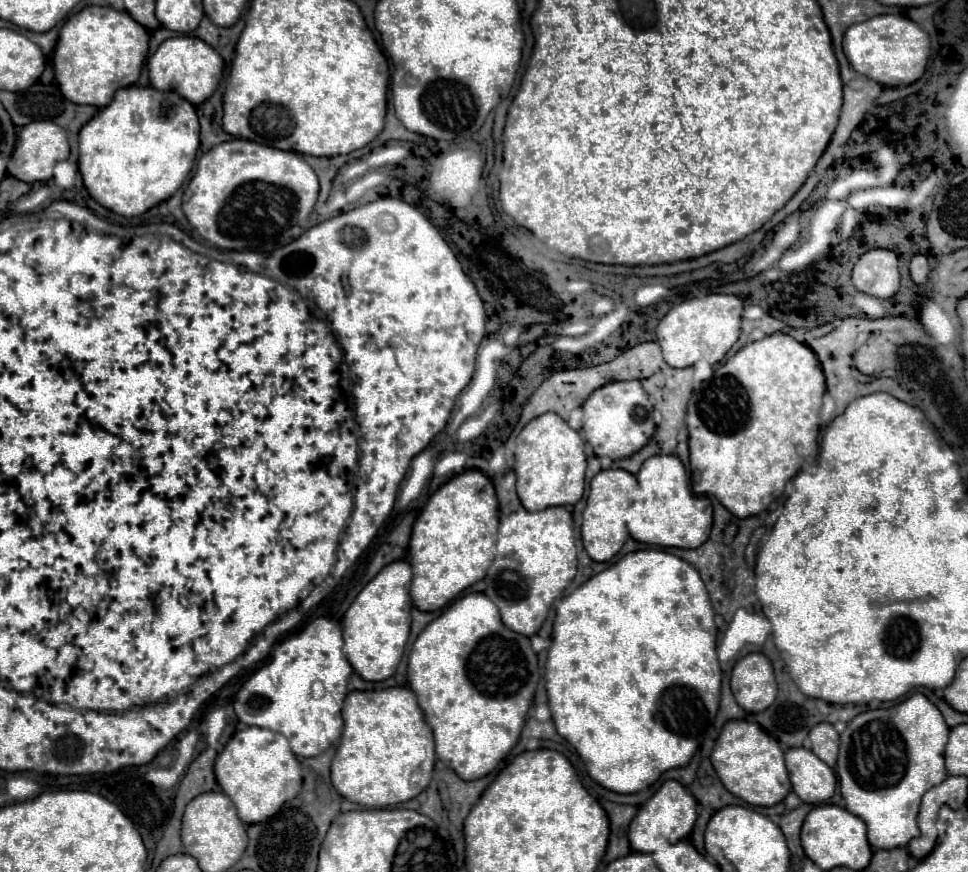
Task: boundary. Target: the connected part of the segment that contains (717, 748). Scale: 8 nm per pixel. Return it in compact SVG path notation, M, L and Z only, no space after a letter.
M728 721L714 745L710 761L724 783L724 787L736 797L744 799L756 807L770 807L780 803L790 793L790 779L784 765L784 751L780 743L770 737L758 723L754 721Z

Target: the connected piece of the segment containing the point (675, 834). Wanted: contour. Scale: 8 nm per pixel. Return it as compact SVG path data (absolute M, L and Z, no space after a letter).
M666 781L656 795L652 795L638 811L638 815L632 819L628 829L628 839L634 851L640 853L652 853L658 847L666 843L678 843L686 839L692 831L692 825L696 821L696 799L690 795L678 781Z

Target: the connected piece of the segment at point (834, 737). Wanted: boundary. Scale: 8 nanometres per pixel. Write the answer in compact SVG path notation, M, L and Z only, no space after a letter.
M818 723L816 727L810 729L810 741L812 741L812 751L824 763L834 767L838 757L838 745L840 745L840 737L836 729L830 723Z

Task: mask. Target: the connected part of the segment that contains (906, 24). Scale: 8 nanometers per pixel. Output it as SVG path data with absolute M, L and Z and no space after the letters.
M878 15L864 23L852 25L844 35L844 55L854 71L874 79L884 87L910 85L926 70L930 57L930 37L926 31L904 15Z

